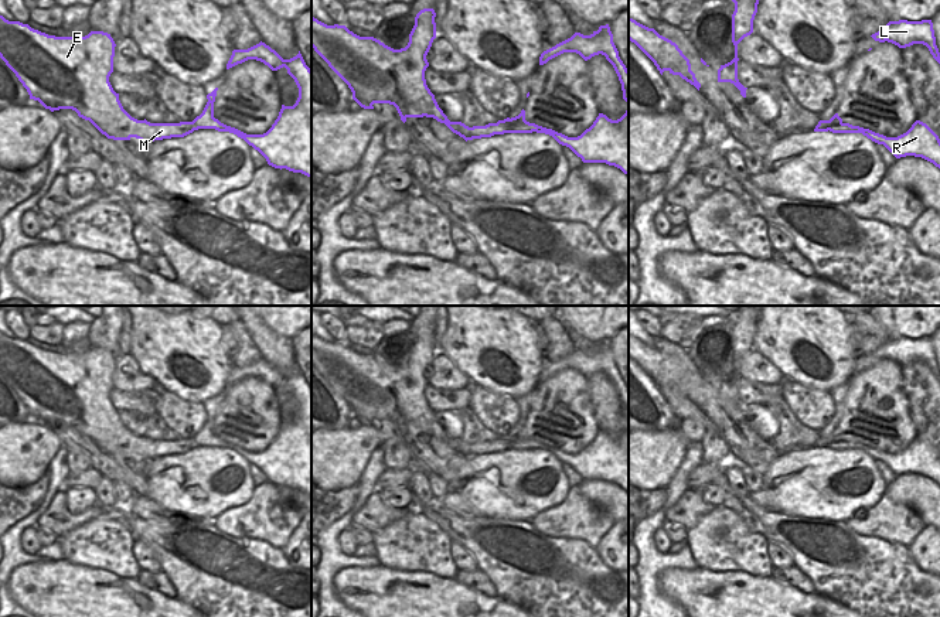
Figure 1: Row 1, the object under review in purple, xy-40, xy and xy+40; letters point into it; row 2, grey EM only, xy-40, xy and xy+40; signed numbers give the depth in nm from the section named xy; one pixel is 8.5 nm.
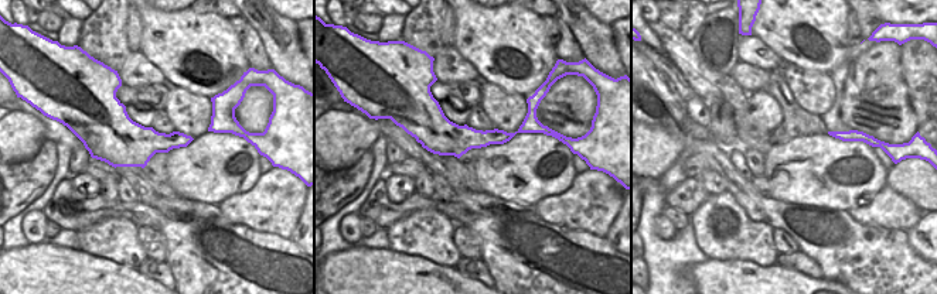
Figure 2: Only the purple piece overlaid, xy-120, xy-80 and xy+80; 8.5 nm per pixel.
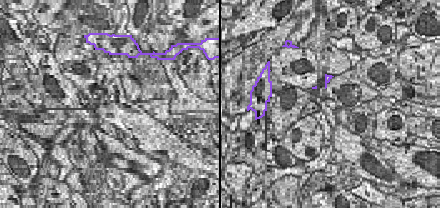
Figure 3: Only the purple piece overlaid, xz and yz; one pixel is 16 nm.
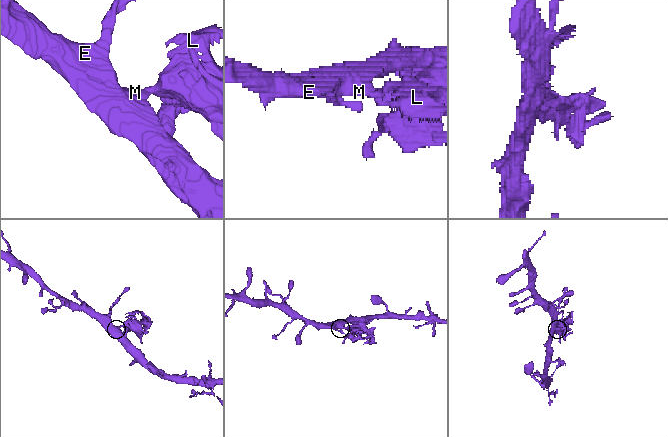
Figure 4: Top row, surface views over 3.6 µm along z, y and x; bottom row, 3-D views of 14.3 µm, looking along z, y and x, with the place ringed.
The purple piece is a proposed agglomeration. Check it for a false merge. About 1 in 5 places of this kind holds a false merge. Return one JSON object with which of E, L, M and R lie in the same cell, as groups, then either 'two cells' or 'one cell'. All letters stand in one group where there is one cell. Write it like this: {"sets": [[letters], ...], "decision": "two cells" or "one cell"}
{"sets": [["E", "M"], ["L", "R"]], "decision": "two cells"}

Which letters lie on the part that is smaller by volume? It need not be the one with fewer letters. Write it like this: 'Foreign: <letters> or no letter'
Foreign: L, R

